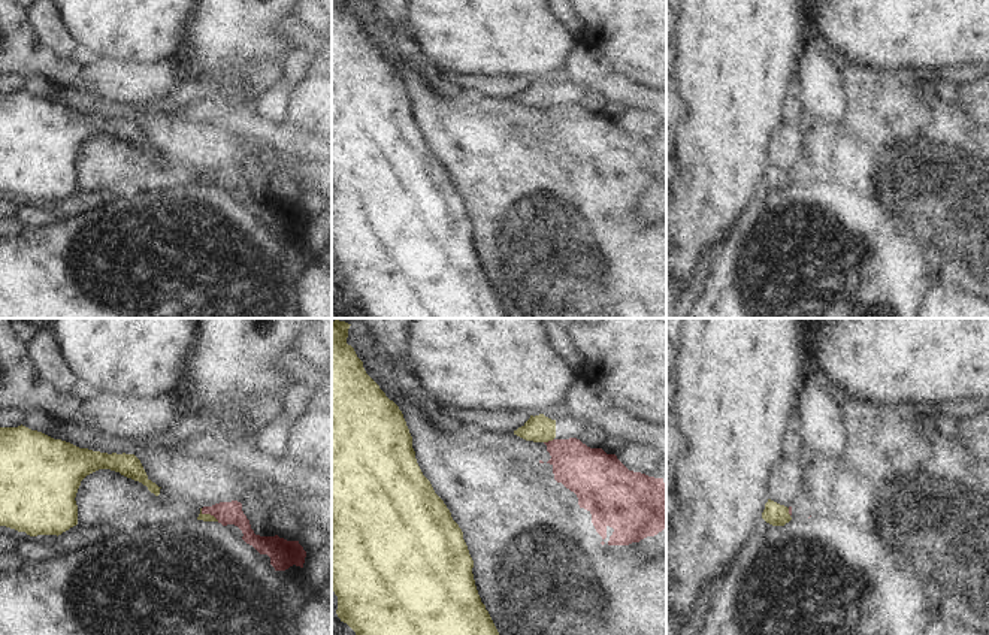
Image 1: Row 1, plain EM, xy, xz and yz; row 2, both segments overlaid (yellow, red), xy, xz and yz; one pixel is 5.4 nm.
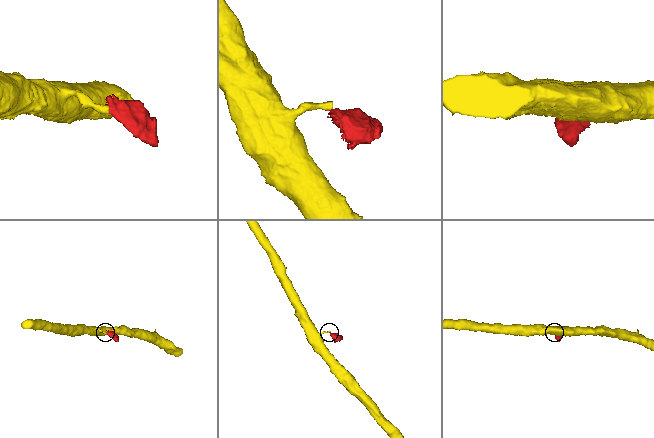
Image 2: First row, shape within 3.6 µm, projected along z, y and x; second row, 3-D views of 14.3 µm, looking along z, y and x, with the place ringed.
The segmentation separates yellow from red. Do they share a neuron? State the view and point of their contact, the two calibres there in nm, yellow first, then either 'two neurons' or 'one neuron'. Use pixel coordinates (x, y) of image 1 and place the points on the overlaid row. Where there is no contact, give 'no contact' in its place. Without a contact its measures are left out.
xz (549, 440) | 140/260 nm | two neurons

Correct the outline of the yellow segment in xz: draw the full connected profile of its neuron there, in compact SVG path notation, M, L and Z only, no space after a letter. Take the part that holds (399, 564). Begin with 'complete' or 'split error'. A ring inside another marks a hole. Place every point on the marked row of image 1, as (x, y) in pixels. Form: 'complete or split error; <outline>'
complete; M332 321L332 589L338 596L336 614L356 635L499 635L486 605L478 595L472 568L474 560L463 539L463 532L453 520L444 501L423 475L412 448L412 436L402 411L366 374L363 362L347 344L345 321Z

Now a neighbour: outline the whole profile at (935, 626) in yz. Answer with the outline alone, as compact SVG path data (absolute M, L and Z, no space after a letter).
M931 620L925 635L985 635L956 622Z

